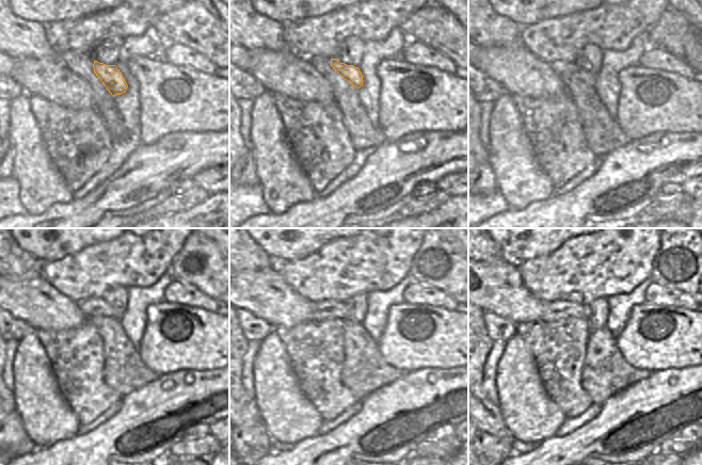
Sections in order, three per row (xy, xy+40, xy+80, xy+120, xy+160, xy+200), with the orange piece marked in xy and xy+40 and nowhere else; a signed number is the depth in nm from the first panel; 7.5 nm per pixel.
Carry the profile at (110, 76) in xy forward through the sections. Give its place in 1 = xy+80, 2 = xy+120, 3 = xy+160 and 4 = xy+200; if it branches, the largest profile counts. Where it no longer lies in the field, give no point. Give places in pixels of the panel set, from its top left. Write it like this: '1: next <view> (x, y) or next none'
1: next xy+80 (585, 75)
2: next xy+120 (95, 306)
3: next xy+160 (328, 308)
4: next xy+200 (557, 310)

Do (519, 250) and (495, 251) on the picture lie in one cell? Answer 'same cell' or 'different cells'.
different cells

